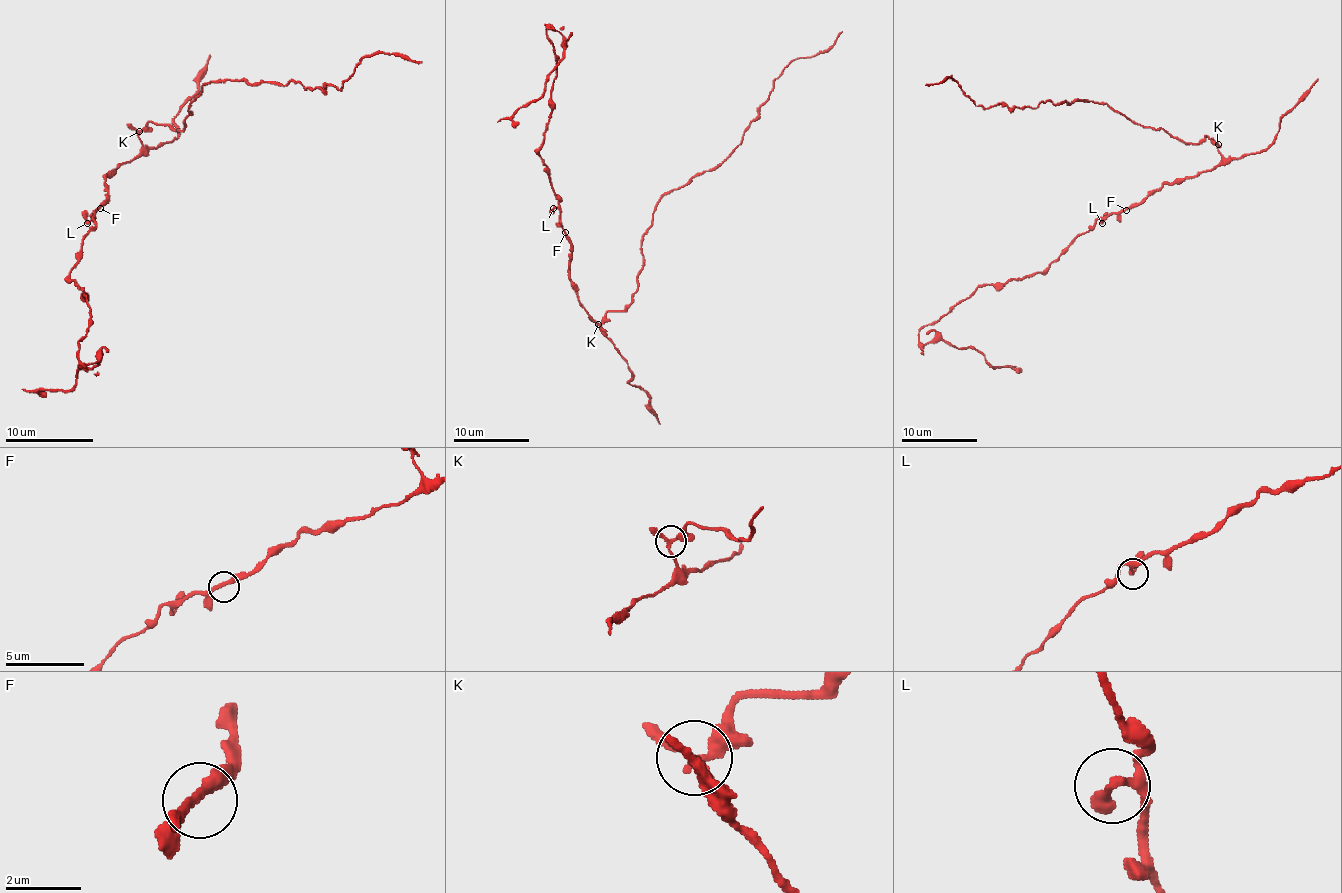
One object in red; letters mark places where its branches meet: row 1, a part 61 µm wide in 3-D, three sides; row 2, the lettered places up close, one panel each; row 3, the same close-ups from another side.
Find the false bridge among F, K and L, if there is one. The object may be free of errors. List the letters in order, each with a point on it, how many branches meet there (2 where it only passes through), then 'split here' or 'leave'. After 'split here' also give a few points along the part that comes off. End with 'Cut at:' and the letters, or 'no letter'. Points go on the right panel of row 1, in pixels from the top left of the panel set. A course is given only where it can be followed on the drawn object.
F: place (1126, 210); branches 2; leave
K: place (1218, 144); branches 3; split here; course (1217, 144), (1206, 136), (1183, 142), (1096, 102), (991, 108), (977, 106), (951, 76), (925, 85)
L: place (1102, 223); branches 3; leave
Cut at: K

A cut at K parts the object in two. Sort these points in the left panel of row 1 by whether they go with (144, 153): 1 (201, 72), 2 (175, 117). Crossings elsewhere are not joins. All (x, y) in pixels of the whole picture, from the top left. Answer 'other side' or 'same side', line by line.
1: same side
2: same side

